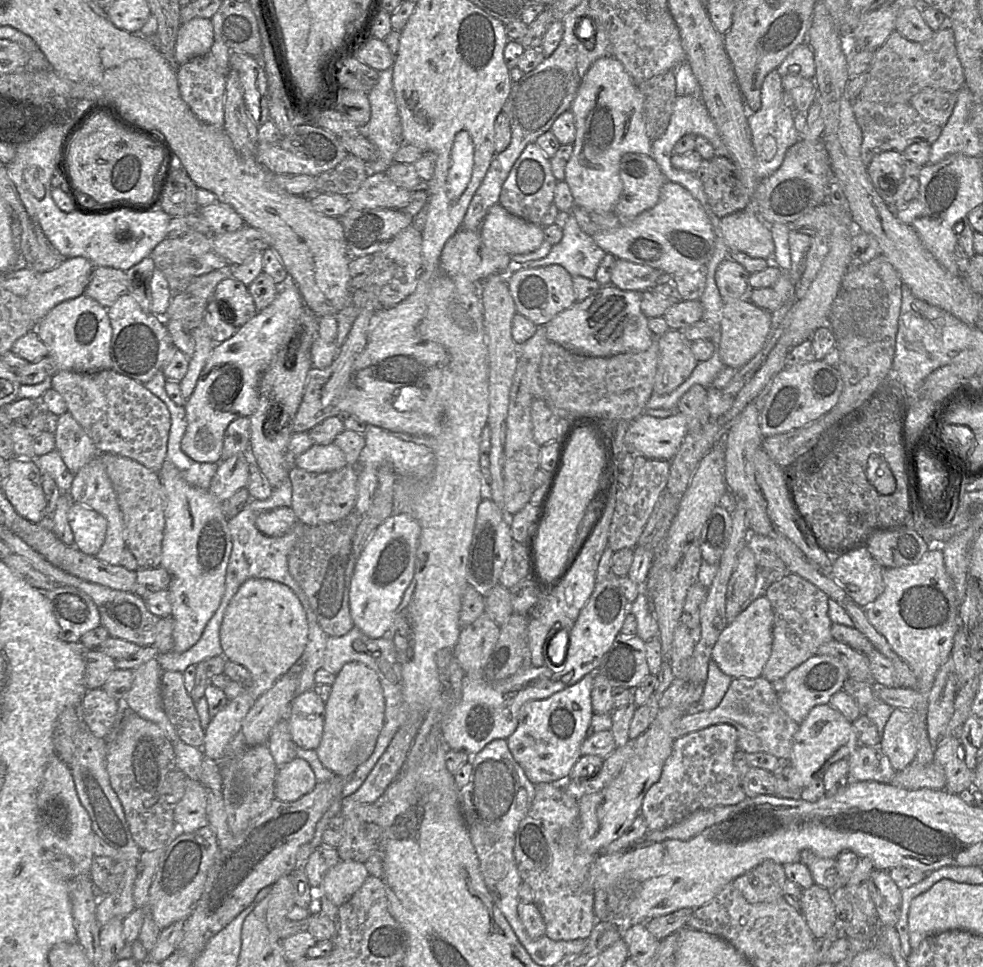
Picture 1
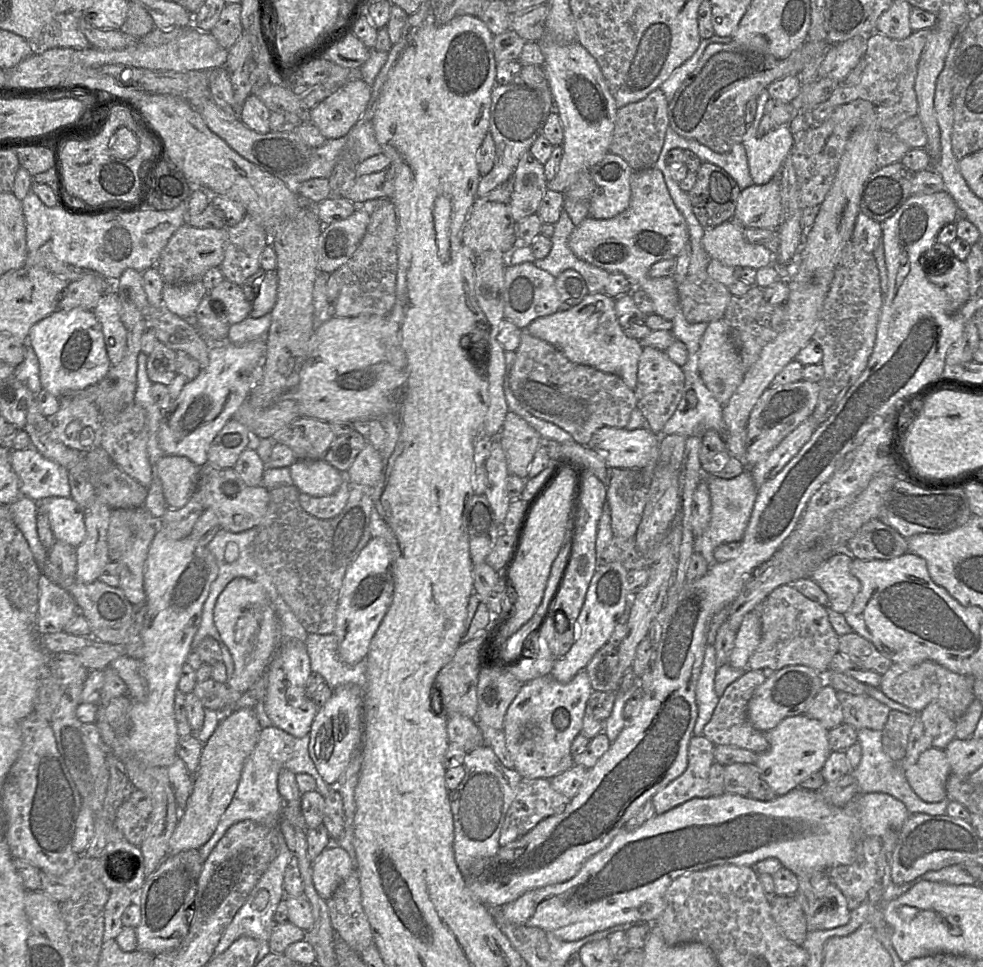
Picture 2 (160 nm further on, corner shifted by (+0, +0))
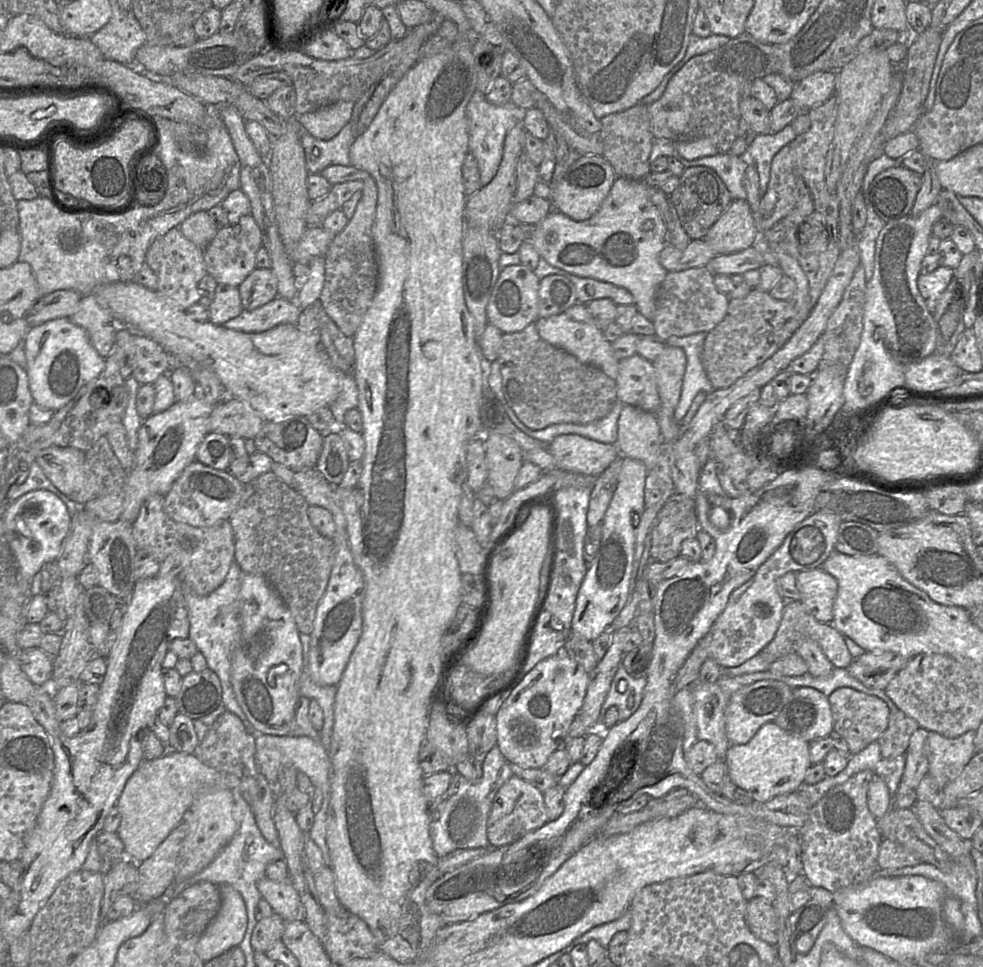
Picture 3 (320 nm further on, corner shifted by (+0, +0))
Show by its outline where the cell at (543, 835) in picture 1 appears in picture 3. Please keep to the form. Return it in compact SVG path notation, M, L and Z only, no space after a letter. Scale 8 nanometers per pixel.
M512 775L498 790L487 821L487 837L492 848L509 845L548 822L544 794L532 784Z

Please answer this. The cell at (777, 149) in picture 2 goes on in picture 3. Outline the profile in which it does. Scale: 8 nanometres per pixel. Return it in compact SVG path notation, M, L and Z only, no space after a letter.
M791 123L782 130L766 134L756 134L754 140L748 146L746 158L748 163L754 163L759 176L761 195L765 194L770 180L770 169L773 157L786 144L796 138L797 134Z

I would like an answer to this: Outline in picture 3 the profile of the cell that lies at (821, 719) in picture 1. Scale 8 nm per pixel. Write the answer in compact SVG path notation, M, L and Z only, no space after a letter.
M774 721L764 724L746 744L730 745L723 760L730 780L748 791L754 802L766 803L776 796L796 791L812 766L810 743L781 729Z

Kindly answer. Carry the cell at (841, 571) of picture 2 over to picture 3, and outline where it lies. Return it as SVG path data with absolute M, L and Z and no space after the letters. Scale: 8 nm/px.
M821 567L794 573L800 601L807 611L819 622L831 623L833 604L838 591L836 578Z

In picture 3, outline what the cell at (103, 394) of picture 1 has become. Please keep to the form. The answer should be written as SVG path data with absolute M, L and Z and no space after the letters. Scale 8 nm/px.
M152 494L141 504L139 514L132 523L132 533L138 550L145 550L154 560L163 562L169 555L178 558L178 575L184 590L206 596L216 590L225 580L231 564L235 561L234 534L229 520L220 520L207 527L193 527L171 519L164 511L164 496Z

